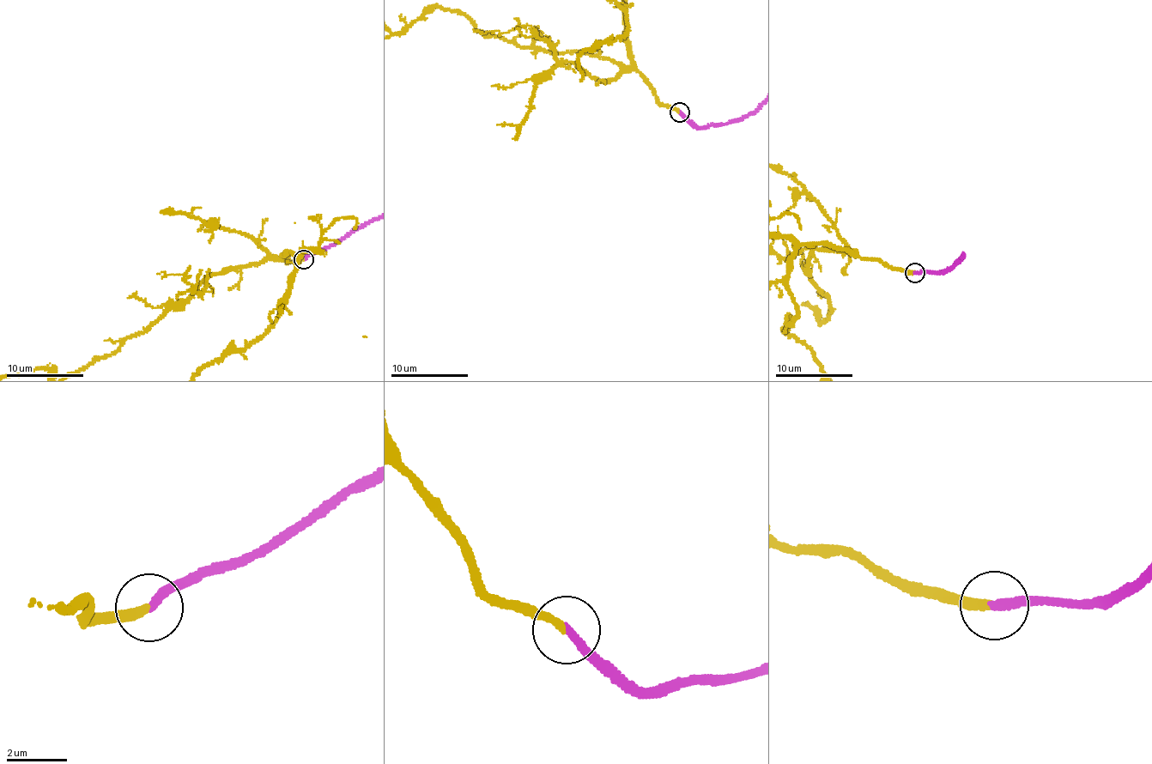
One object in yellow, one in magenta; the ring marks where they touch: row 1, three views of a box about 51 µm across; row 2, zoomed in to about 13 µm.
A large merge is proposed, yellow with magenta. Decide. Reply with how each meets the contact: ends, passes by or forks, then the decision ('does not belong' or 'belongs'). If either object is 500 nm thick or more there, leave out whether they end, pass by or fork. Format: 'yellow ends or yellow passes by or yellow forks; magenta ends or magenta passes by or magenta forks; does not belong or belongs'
yellow ends; magenta ends; belongs

